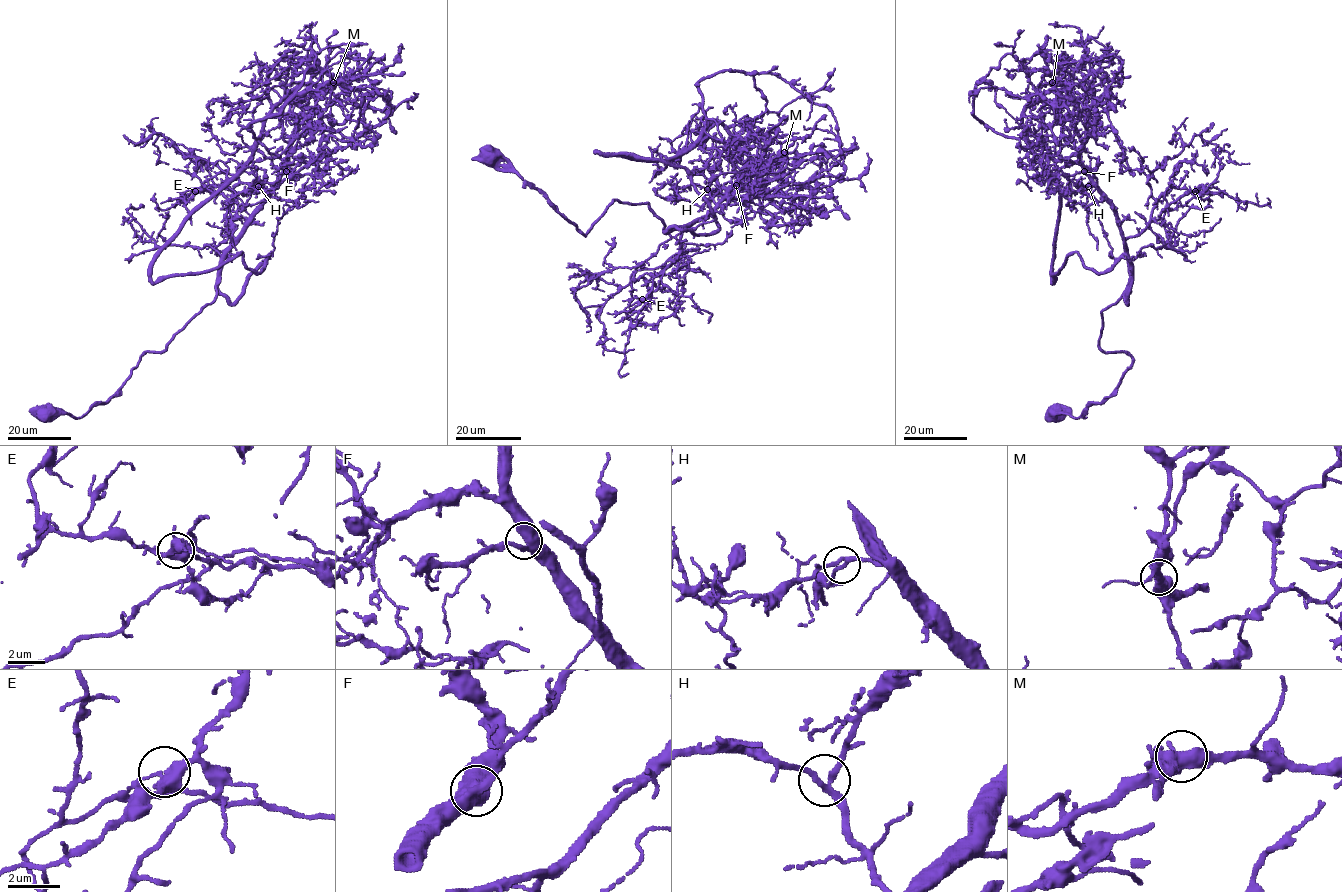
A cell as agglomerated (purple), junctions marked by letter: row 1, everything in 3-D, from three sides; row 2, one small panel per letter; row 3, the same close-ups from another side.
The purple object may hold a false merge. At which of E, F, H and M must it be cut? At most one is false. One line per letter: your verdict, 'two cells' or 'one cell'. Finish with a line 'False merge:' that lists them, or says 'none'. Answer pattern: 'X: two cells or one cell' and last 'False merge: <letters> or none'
E: two cells
F: one cell
H: one cell
M: one cell
False merge: E

